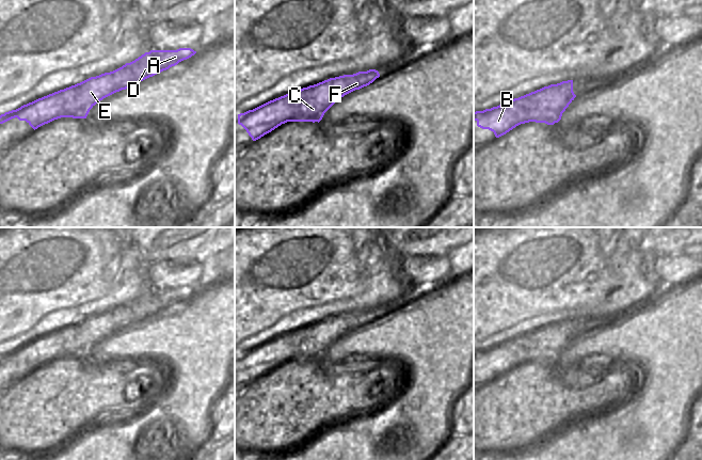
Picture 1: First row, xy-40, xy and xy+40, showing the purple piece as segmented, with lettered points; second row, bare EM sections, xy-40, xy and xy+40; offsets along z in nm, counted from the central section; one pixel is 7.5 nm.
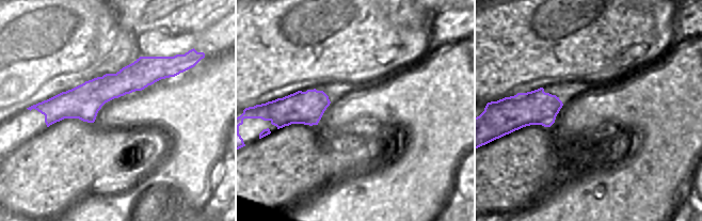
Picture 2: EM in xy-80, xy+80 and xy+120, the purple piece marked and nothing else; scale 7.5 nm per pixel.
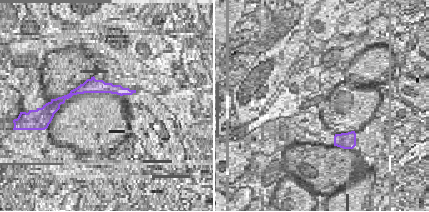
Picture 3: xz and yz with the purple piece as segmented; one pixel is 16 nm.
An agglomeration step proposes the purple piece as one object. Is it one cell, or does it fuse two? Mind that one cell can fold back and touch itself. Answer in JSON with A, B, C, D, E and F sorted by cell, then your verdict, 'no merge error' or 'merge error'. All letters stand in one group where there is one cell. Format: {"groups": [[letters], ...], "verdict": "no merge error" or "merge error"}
{"groups": [["A", "C", "D", "E", "F"], ["B"]], "verdict": "merge error"}

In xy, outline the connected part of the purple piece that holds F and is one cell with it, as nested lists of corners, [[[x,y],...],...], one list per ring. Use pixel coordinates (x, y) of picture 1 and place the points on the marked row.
[[[376,69],[358,72],[330,78],[314,85],[301,89],[302,105],[300,113],[289,122],[320,122],[324,113],[345,95],[372,83],[380,74]]]

